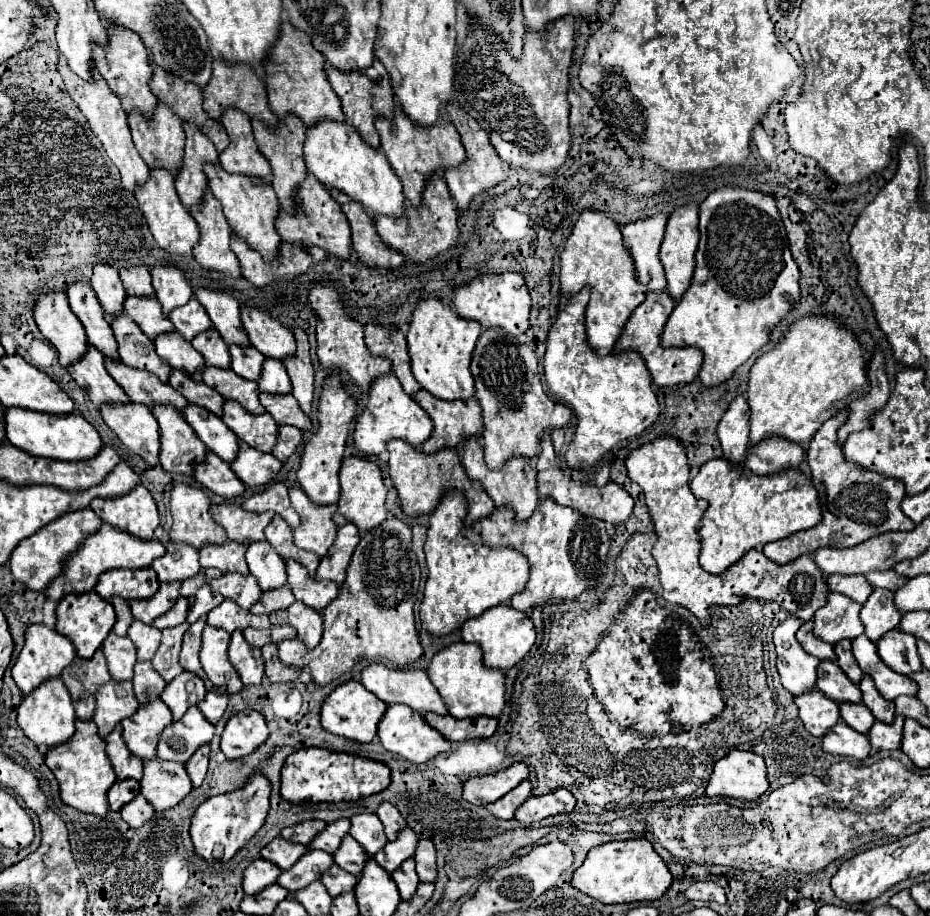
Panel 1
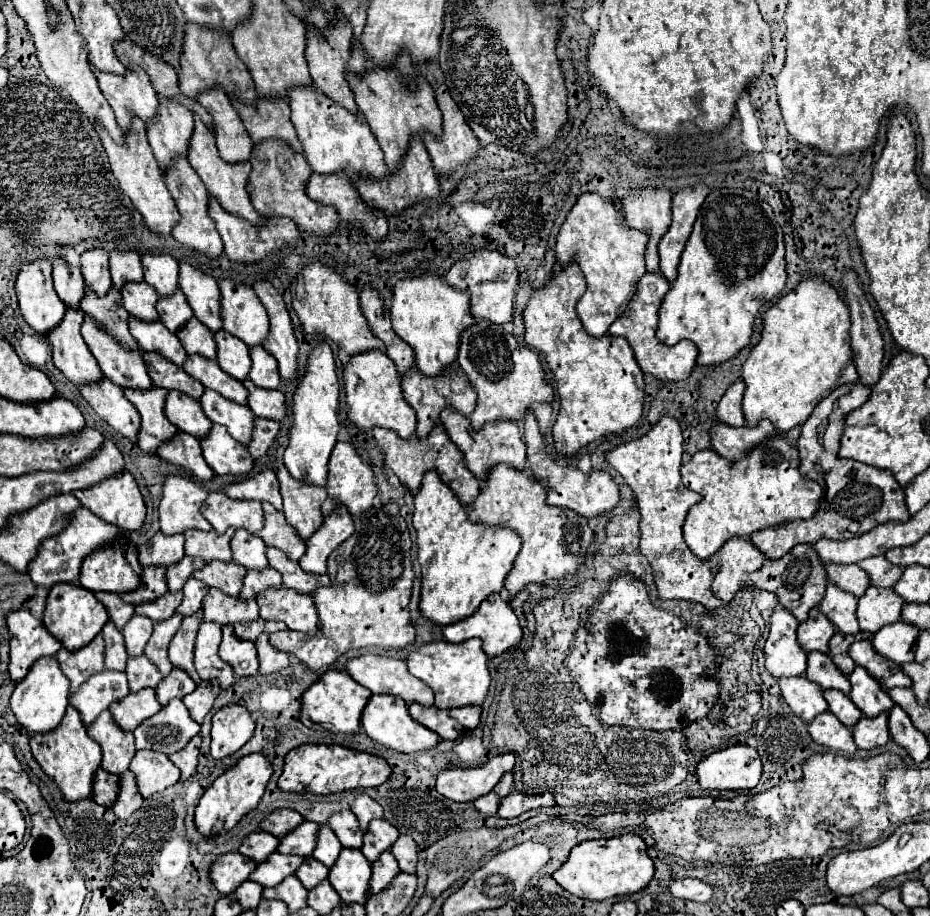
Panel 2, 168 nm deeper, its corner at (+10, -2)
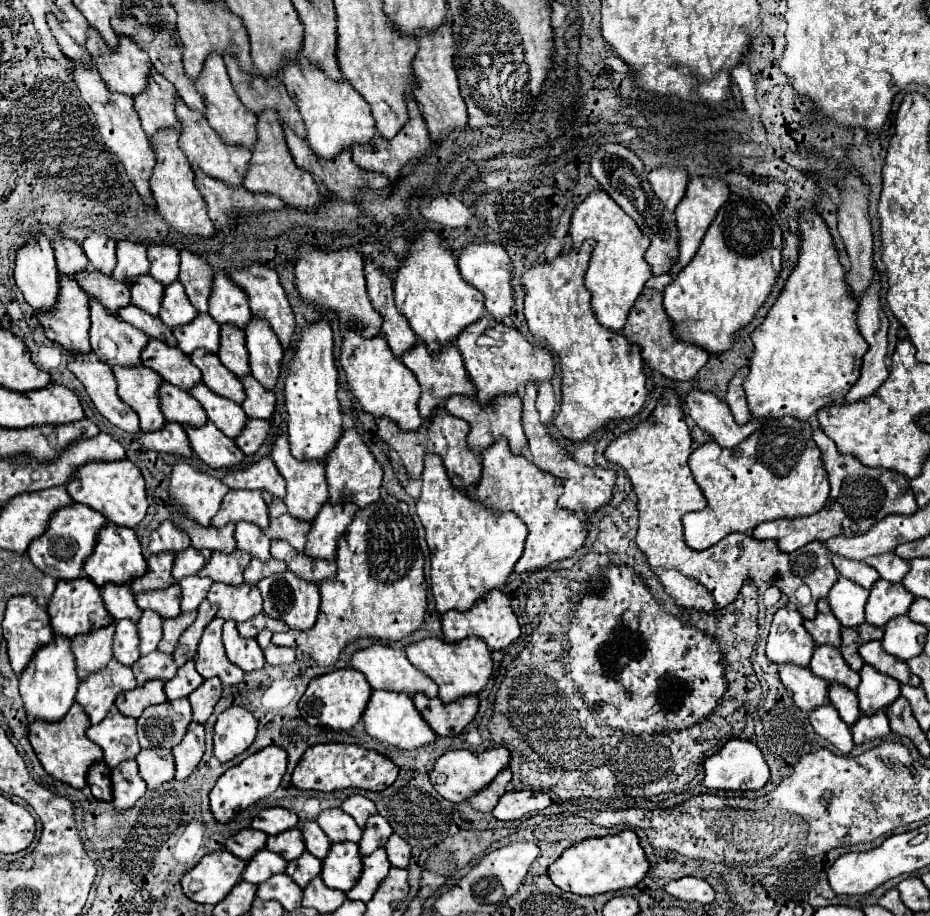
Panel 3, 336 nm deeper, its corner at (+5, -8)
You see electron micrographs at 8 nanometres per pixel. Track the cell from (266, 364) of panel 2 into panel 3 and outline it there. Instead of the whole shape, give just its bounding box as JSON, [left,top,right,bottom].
[244,316,282,390]

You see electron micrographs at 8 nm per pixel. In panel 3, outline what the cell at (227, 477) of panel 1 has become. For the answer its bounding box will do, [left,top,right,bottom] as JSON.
[136,422,192,458]

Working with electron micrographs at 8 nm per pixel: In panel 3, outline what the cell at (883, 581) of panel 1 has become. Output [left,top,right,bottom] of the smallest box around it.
[864,552,910,582]

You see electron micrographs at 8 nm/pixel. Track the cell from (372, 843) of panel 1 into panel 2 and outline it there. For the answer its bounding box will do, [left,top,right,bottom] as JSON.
[329,810,365,850]

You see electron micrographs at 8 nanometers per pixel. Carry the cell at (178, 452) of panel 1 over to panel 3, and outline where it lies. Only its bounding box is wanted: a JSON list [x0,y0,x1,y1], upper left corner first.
[112,364,164,432]

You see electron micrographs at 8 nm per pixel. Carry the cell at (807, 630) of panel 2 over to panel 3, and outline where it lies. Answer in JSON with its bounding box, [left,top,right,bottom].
[804,598,840,646]

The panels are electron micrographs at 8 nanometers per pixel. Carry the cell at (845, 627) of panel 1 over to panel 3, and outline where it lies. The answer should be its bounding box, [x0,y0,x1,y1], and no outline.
[828,576,868,626]

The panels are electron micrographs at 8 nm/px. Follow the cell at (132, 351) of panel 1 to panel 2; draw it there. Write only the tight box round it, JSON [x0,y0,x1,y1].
[81,288,141,350]

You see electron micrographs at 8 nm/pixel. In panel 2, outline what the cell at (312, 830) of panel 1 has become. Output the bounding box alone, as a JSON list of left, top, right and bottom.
[261,810,305,838]

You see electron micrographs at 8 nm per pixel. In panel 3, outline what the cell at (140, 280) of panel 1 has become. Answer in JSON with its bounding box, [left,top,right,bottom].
[112,240,150,282]

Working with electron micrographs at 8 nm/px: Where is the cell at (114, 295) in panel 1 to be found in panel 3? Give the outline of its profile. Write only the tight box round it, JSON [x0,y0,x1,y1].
[82,234,116,274]

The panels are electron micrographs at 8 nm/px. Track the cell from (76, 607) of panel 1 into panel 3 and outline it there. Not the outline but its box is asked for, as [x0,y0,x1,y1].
[48,578,114,638]

